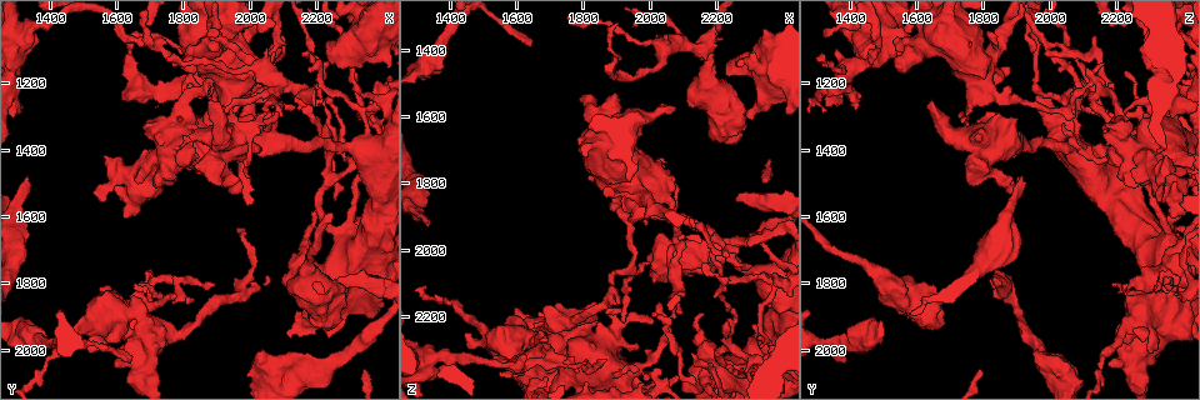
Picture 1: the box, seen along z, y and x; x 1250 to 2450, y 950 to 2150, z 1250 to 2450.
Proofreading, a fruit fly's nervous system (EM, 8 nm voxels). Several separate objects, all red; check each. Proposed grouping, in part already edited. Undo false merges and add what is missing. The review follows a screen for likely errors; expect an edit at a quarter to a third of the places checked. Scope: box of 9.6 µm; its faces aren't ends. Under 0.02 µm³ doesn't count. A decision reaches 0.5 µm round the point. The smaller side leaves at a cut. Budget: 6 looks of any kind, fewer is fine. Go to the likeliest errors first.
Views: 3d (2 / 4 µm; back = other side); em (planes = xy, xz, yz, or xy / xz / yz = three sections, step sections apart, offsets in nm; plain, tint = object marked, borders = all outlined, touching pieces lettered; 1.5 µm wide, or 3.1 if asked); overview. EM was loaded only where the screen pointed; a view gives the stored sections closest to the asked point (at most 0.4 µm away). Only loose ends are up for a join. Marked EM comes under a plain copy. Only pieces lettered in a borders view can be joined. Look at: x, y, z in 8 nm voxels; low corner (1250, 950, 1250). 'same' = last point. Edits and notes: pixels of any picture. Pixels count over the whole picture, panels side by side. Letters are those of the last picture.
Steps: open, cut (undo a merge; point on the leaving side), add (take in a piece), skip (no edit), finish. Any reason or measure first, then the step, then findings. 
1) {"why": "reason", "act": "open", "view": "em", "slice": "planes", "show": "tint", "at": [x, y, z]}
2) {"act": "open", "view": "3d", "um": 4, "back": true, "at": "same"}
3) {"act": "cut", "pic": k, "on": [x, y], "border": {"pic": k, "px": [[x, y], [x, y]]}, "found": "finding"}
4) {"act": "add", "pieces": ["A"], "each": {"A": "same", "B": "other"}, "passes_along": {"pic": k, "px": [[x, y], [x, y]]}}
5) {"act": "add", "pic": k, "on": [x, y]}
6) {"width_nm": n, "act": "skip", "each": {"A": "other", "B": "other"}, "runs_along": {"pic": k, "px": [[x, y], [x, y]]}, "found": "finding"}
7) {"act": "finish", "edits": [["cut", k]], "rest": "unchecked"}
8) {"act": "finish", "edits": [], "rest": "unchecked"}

{"why": "sudden change in width", "act": "open", "view": "3d", "um": 4, "at": [1970, 1150, 1380]}

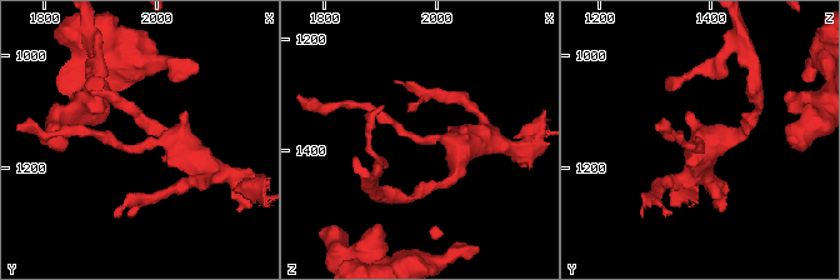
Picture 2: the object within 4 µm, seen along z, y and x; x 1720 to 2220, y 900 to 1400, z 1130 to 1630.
{"act": "open", "view": "em", "slice": "xy", "step": 8, "show": "tint", "at": [1975, 1160, 1375]}

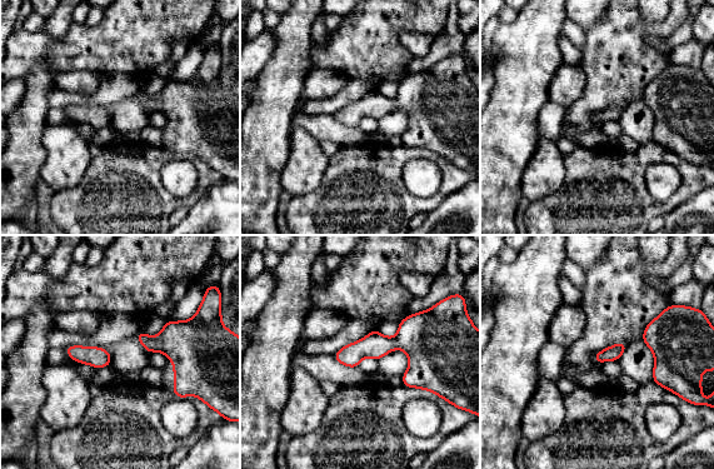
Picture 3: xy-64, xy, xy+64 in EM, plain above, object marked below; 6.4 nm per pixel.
{"why": "cut it another way", "act": "open", "view": "em", "slice": "planes", "show": "borders", "at": "same"}

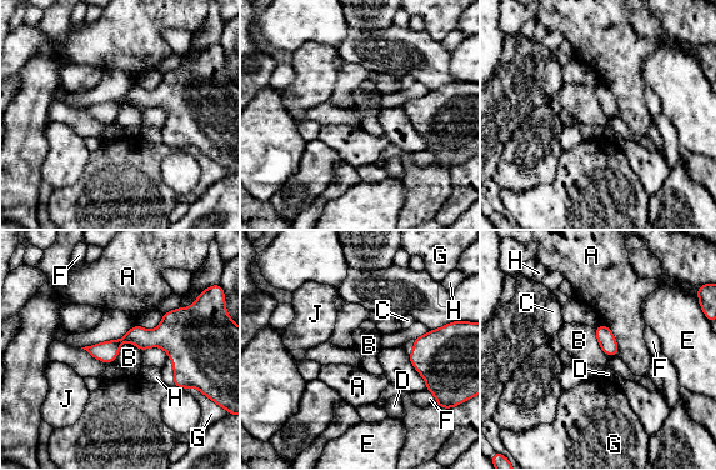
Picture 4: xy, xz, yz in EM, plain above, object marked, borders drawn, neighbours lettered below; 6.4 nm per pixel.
{"width_nm": 110, "act": "skip", "each": {"A": "other", "B": "other", "C": "other", "D": "other", "E": "other", "F": "other", "G": "other", "H": "other", "J": "other"}, "border": {"pic": 4, "px": [[141, 350], [123, 343], [114, 361]]}, "found": "continuous, no second neuron"}

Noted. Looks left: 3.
{"why": "sharp bend", "act": "open", "view": "em", "slice": "planes", "show": "borders", "at": [1790, 1260, 2210]}

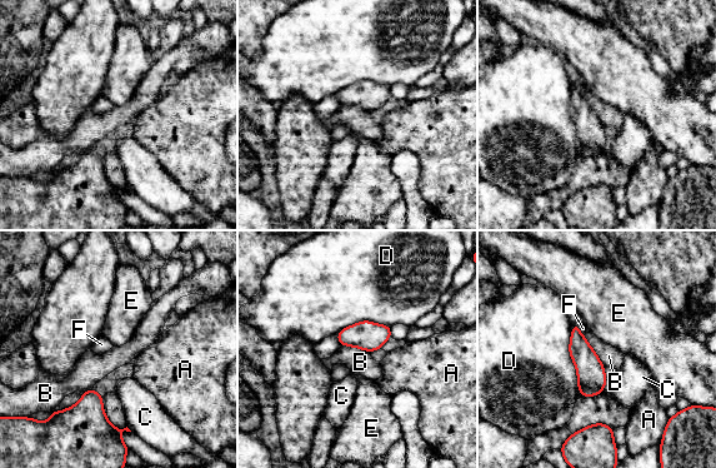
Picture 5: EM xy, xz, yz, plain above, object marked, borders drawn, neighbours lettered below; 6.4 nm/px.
{"longest_contact_nm": ["D", 460], "act": "skip", "each": {"A": "other", "B": "other", "C": "other", "D": "other", "E": "other", "F": "other"}, "border": {"pic": 5, "px": [[584, 335], [604, 367]]}, "found": "all the same neuron"}

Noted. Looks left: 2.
{"why": "an open end", "act": "open", "view": "3d", "um": 4, "at": [2000, 1320, 2050]}

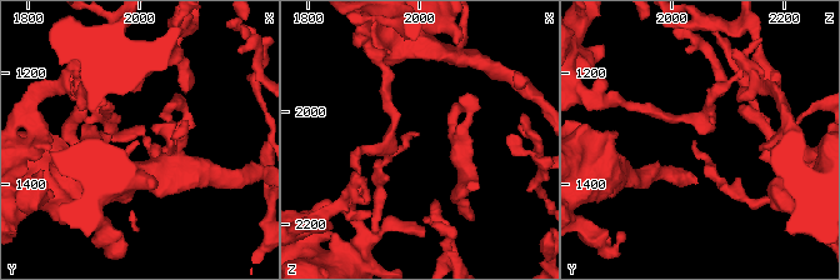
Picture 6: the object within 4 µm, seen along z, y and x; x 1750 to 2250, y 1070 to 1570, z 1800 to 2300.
{"why": "now the EM", "act": "open", "view": "em", "slice": "planes", "show": "borders", "at": [1990, 1325, 2040]}

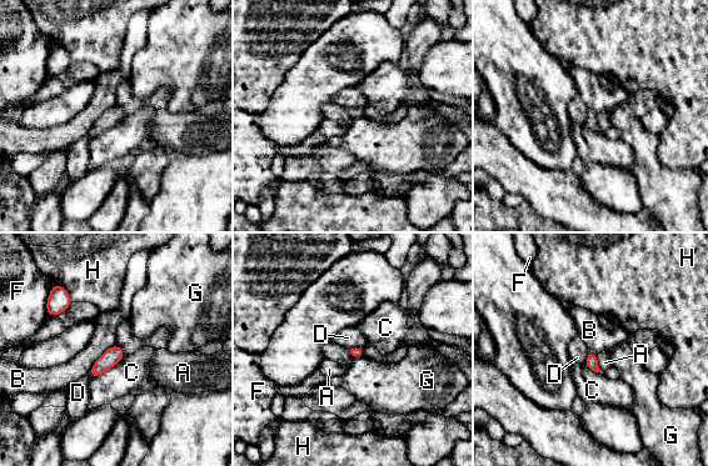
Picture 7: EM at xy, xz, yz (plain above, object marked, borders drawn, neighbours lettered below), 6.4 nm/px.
{"act": "skip", "each": {"A": "other", "B": "other", "C": "other", "D": "other", "F": "other", "G": "other", "H": "other"}, "border": {"pic": 7, "px": [[115, 344], [89, 370]]}, "found": "none of them fits"}

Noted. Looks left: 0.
{"act": "finish", "edits": [], "rest": "unchecked"}

